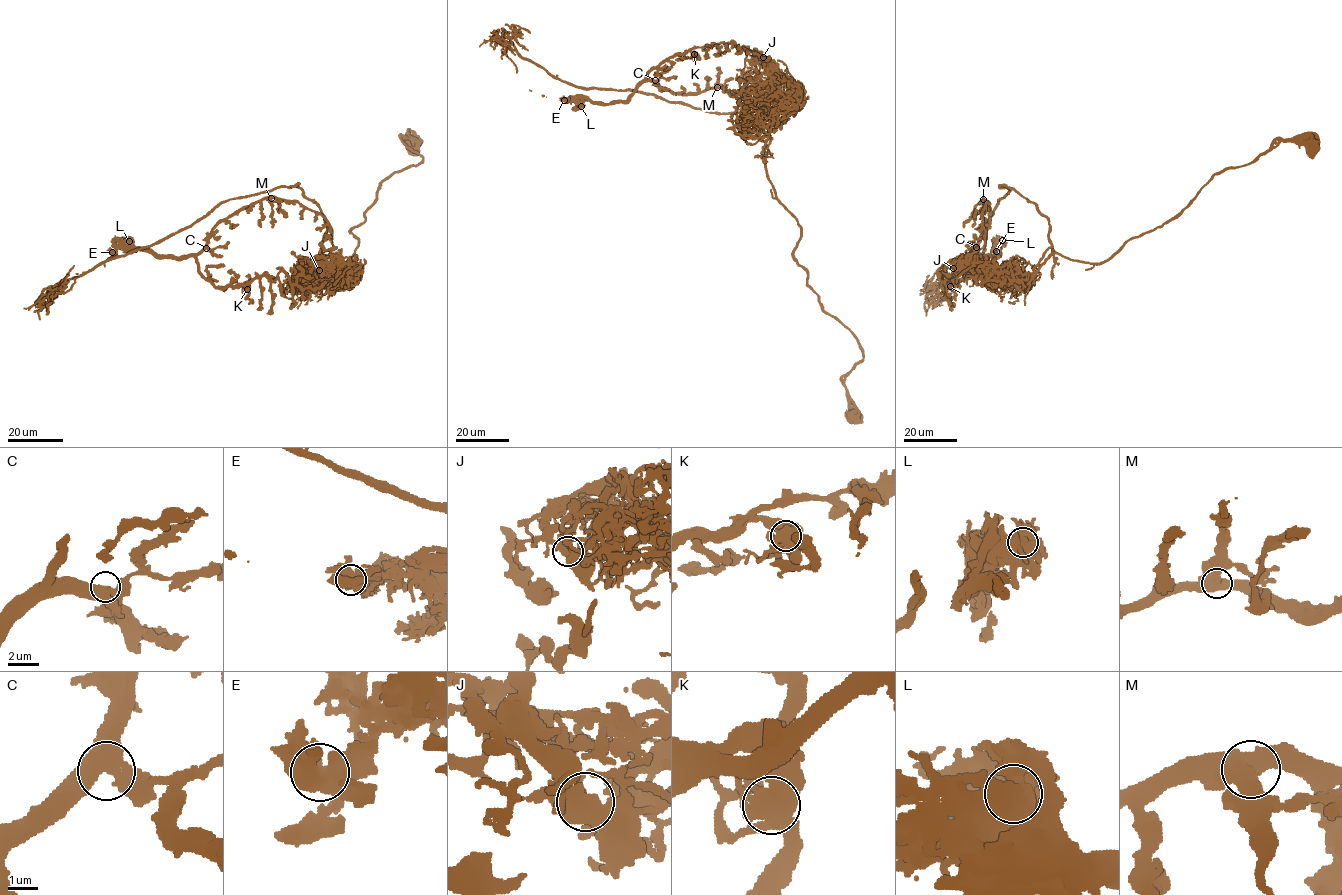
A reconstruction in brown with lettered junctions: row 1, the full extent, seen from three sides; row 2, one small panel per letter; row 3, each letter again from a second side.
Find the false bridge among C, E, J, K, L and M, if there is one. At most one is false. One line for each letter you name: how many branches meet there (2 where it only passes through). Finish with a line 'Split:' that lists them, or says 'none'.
J: Branches: 3
Split: J

